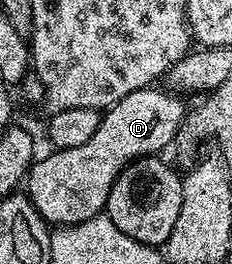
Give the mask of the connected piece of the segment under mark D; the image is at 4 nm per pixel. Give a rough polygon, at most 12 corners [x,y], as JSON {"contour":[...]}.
{"contour":[[162,87],[102,113],[92,139],[35,161],[47,225],[105,210],[124,167],[175,144],[188,112]]}

